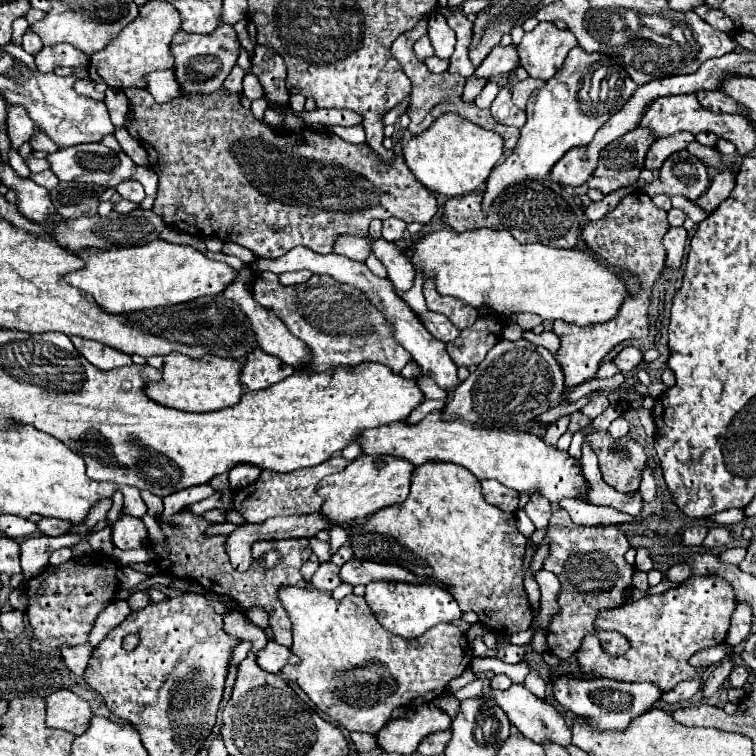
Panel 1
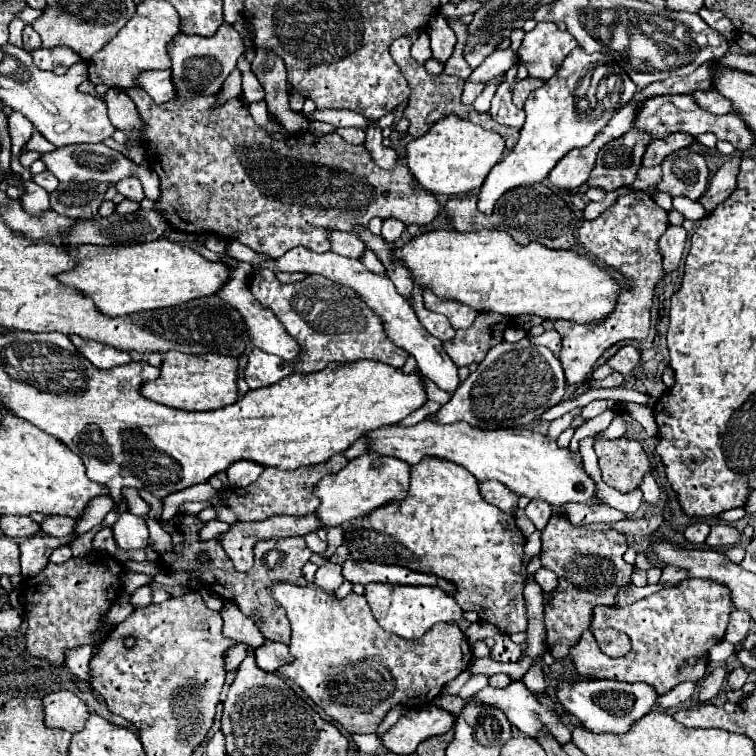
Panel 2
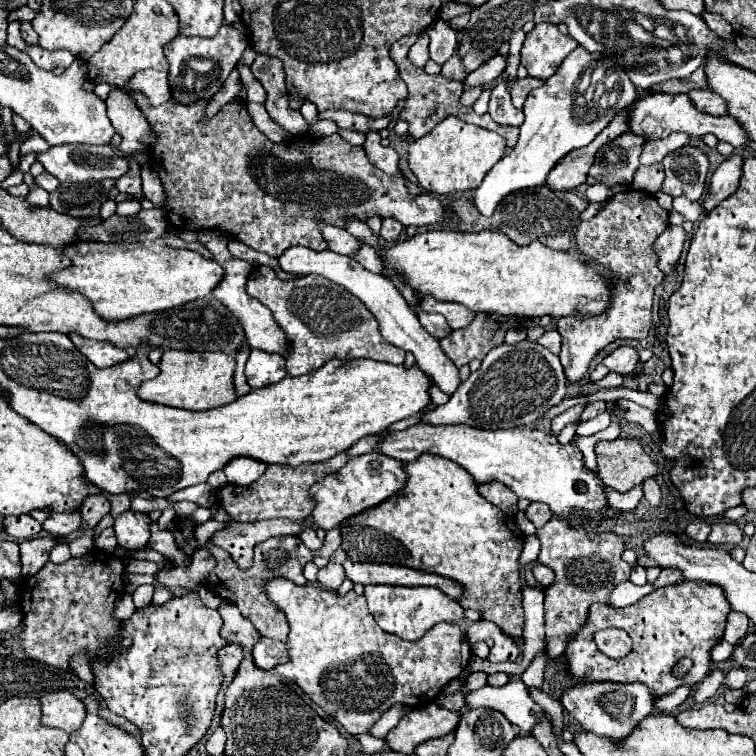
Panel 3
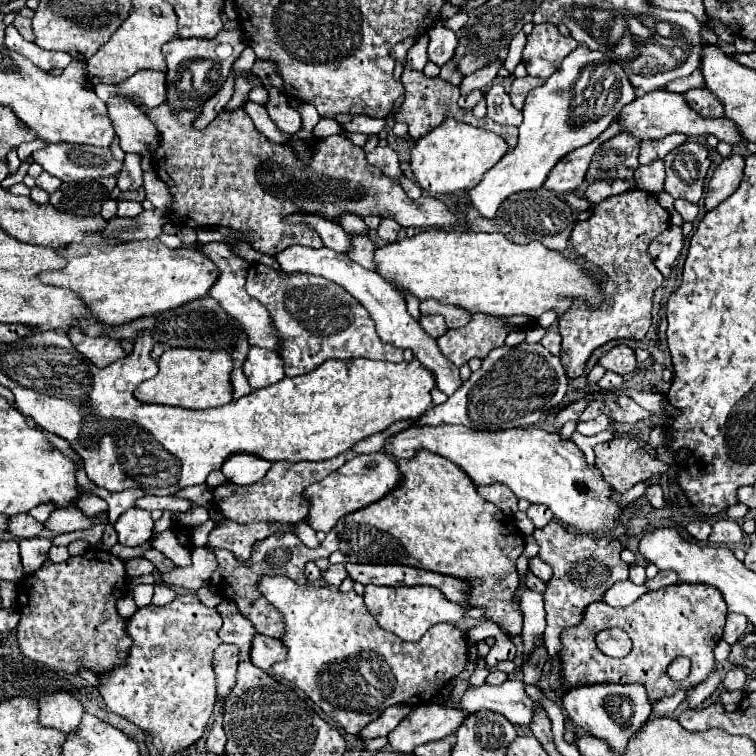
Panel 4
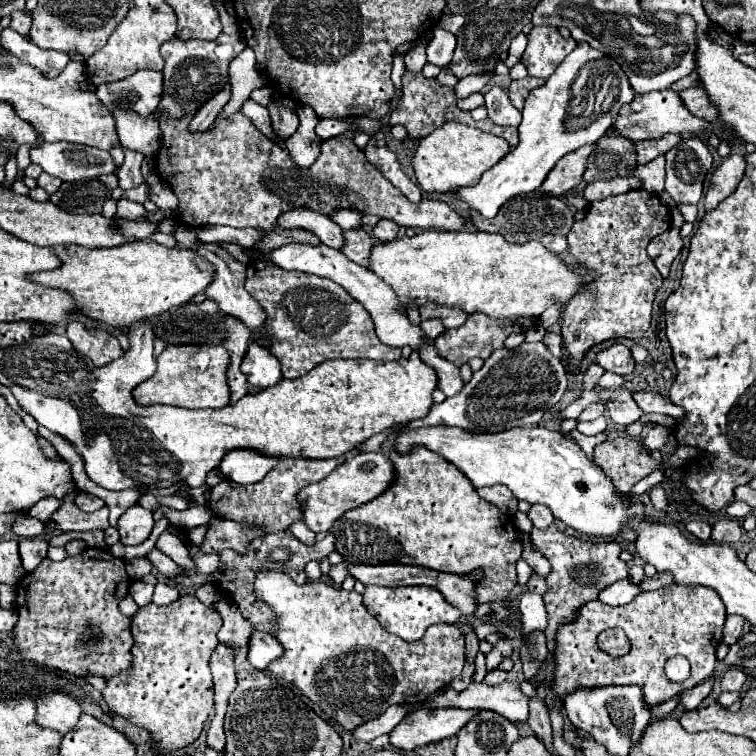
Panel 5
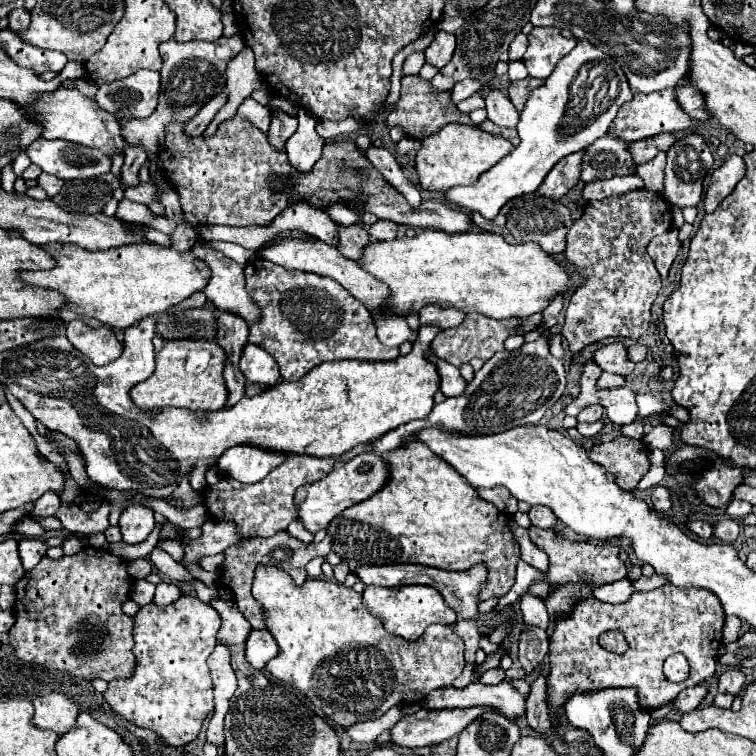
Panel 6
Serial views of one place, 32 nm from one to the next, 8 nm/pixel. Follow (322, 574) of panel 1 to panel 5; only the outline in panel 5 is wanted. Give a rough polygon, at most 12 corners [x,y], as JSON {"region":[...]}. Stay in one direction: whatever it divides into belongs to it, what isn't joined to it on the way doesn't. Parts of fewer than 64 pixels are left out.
{"region":[[346,562],[336,564],[328,572],[328,580],[336,586],[348,576]]}

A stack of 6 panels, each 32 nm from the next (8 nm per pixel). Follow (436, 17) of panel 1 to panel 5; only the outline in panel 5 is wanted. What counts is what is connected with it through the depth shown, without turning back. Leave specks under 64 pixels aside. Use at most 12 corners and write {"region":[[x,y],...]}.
{"region":[[436,26],[426,48],[428,62],[452,62],[456,36]]}

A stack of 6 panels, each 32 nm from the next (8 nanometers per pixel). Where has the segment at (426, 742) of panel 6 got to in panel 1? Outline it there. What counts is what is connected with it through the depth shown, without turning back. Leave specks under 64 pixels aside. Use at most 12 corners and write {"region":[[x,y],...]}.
{"region":[[434,704],[410,708],[376,732],[384,752],[412,754],[452,718]]}

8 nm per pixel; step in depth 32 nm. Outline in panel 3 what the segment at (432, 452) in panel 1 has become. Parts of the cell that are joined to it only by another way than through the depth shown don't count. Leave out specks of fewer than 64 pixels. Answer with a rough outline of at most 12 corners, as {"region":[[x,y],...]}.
{"region":[[420,422],[378,434],[380,452],[448,458],[568,522],[598,524],[602,480],[540,430]]}

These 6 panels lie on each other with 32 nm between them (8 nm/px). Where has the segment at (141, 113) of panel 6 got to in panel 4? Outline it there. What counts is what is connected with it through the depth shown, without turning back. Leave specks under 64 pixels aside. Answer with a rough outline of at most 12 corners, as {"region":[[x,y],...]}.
{"region":[[140,70],[122,84],[98,84],[104,102],[128,96],[140,110],[166,100],[164,72]]}

